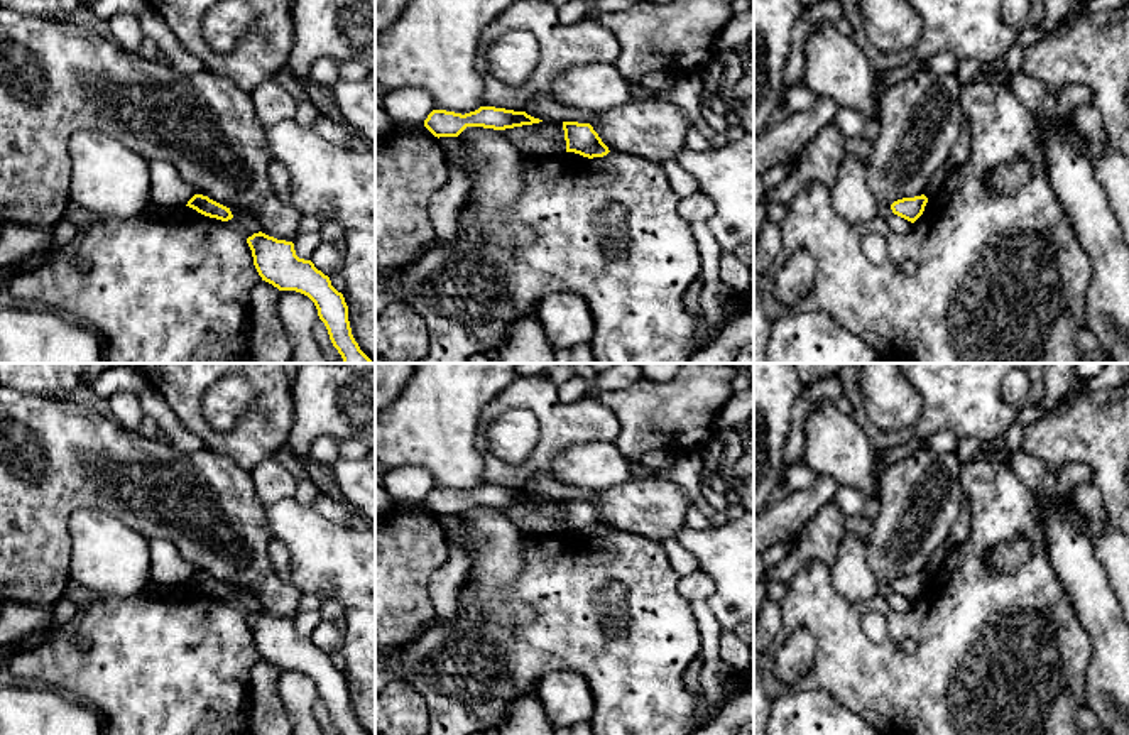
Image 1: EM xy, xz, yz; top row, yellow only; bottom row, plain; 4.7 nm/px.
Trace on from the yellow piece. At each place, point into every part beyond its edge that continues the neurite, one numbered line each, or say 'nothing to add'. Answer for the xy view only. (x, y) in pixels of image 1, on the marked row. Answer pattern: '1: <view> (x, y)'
nothing to add

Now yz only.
nothing to add

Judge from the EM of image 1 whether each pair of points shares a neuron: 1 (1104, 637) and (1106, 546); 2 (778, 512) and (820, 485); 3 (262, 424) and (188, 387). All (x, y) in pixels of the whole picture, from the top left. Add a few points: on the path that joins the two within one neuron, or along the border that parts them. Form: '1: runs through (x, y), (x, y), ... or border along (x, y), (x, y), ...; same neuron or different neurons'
1: border along (1087, 536), (1111, 585); different neurons
2: runs through (788, 512), (810, 495); same neuron
3: runs through (237, 440), (213, 440), (190, 413); same neuron

